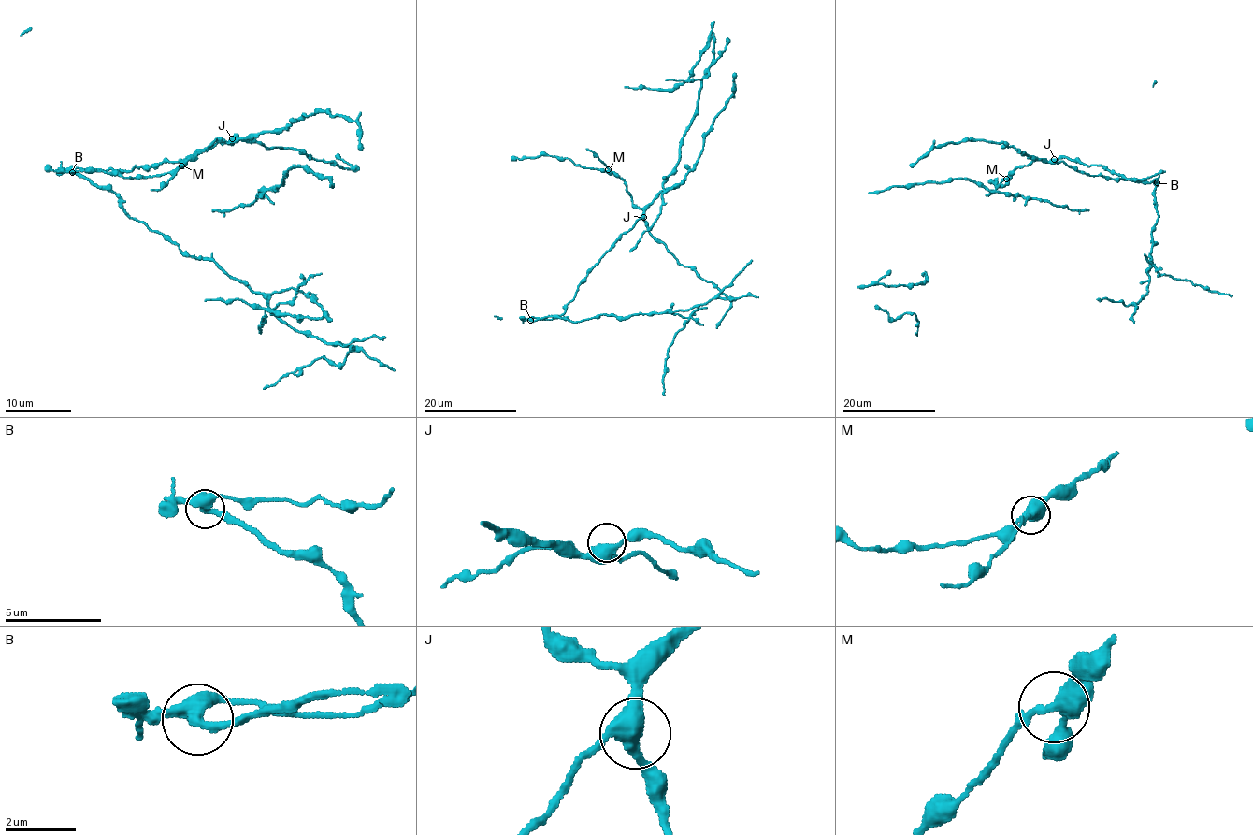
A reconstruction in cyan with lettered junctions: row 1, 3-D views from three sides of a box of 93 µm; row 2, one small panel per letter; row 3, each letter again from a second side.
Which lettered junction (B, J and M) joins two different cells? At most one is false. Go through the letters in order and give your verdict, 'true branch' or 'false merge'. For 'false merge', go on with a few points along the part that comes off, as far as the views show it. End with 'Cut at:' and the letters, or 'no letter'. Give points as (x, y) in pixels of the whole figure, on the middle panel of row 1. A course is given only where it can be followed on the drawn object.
B: false merge; foreign part runs (530, 320), (554, 317), (582, 322), (608, 314), (628, 318), (640, 313), (685, 310), (712, 299), (752, 260)
J: true branch
M: true branch
Cut at: B

